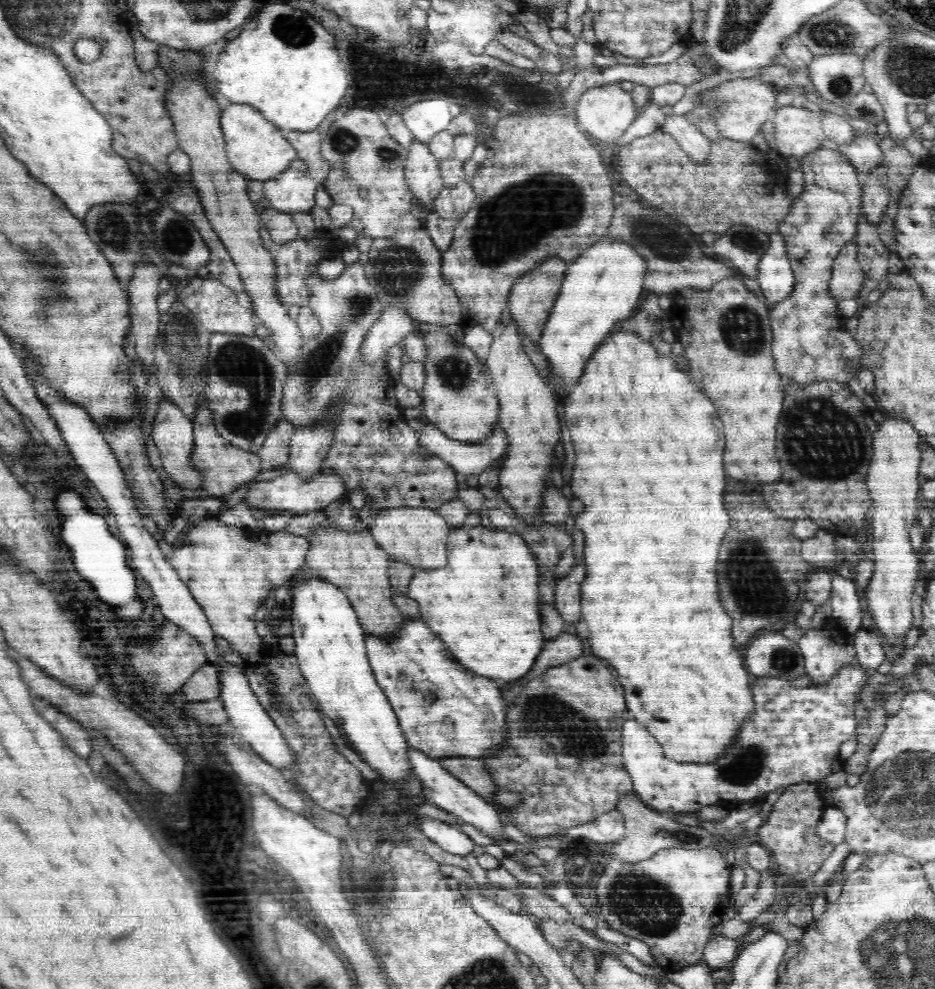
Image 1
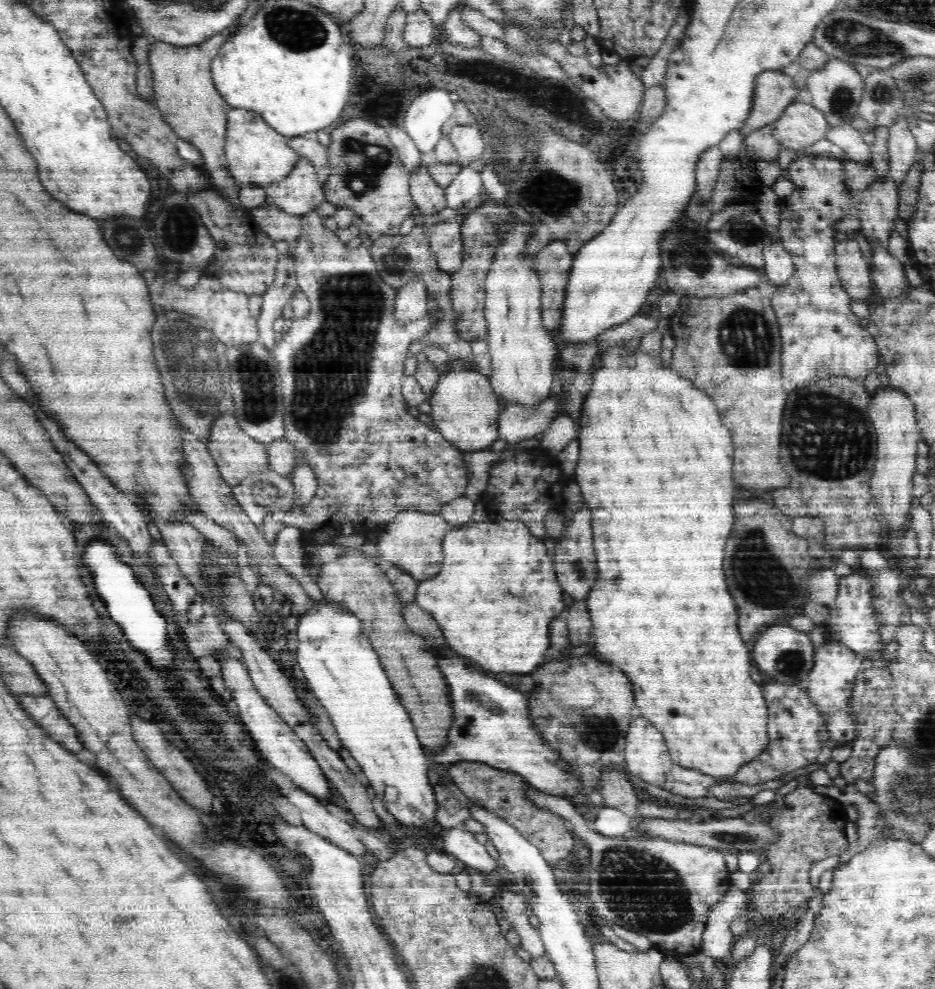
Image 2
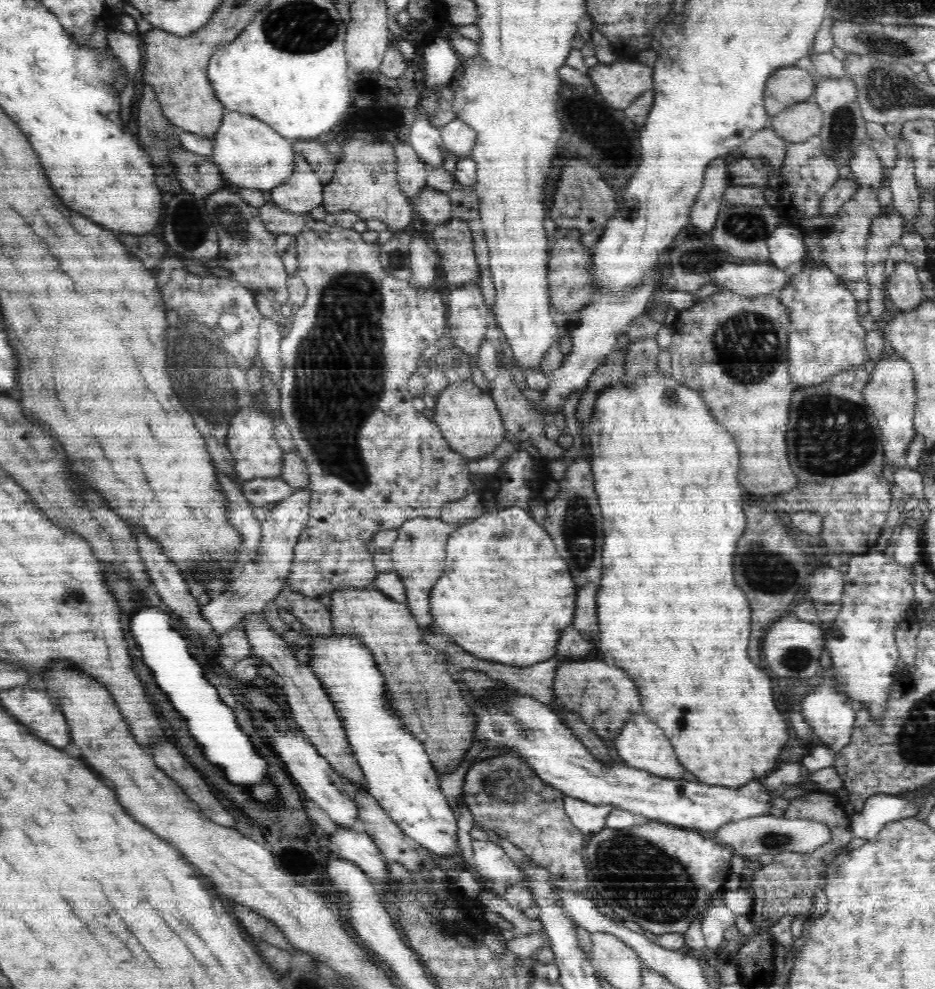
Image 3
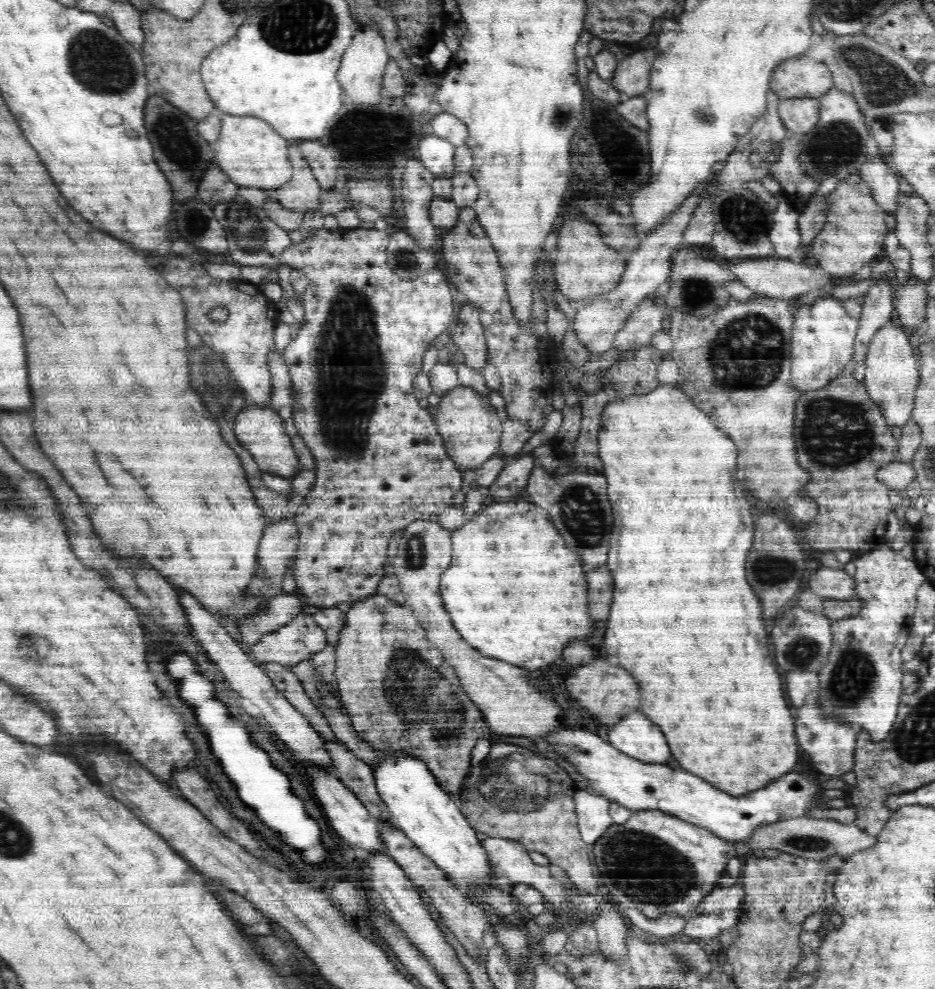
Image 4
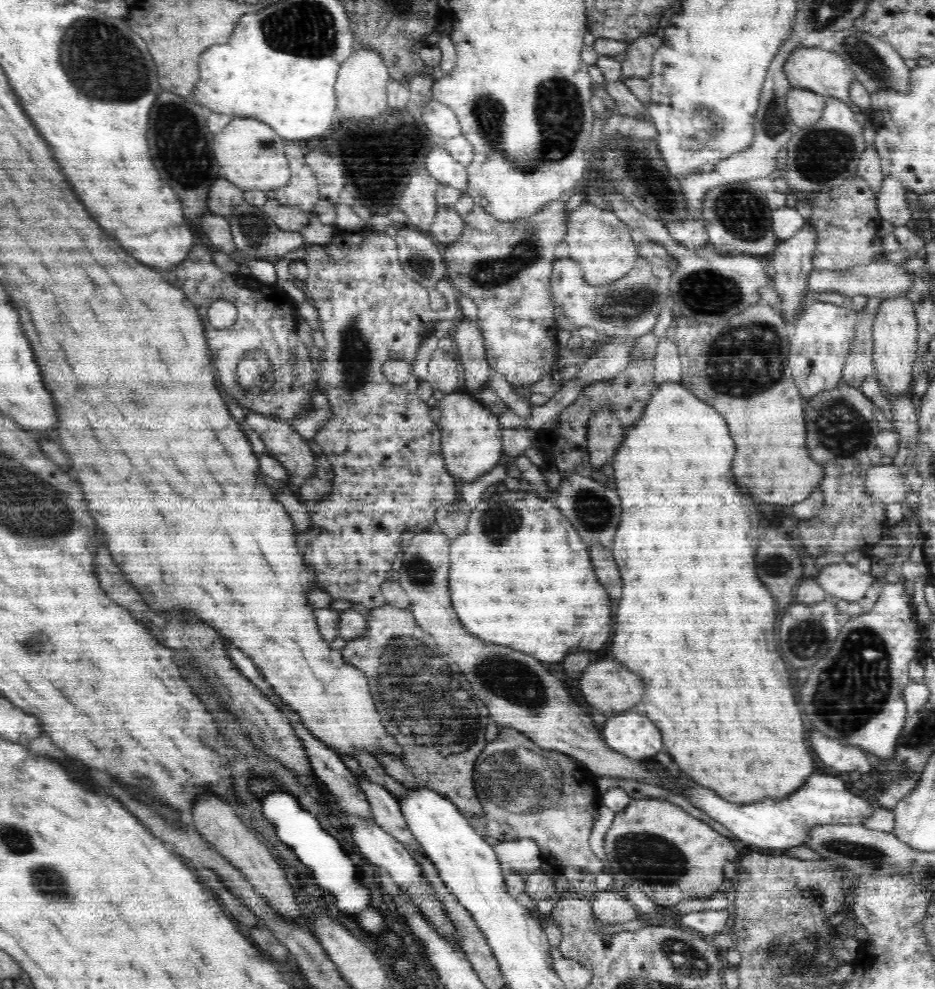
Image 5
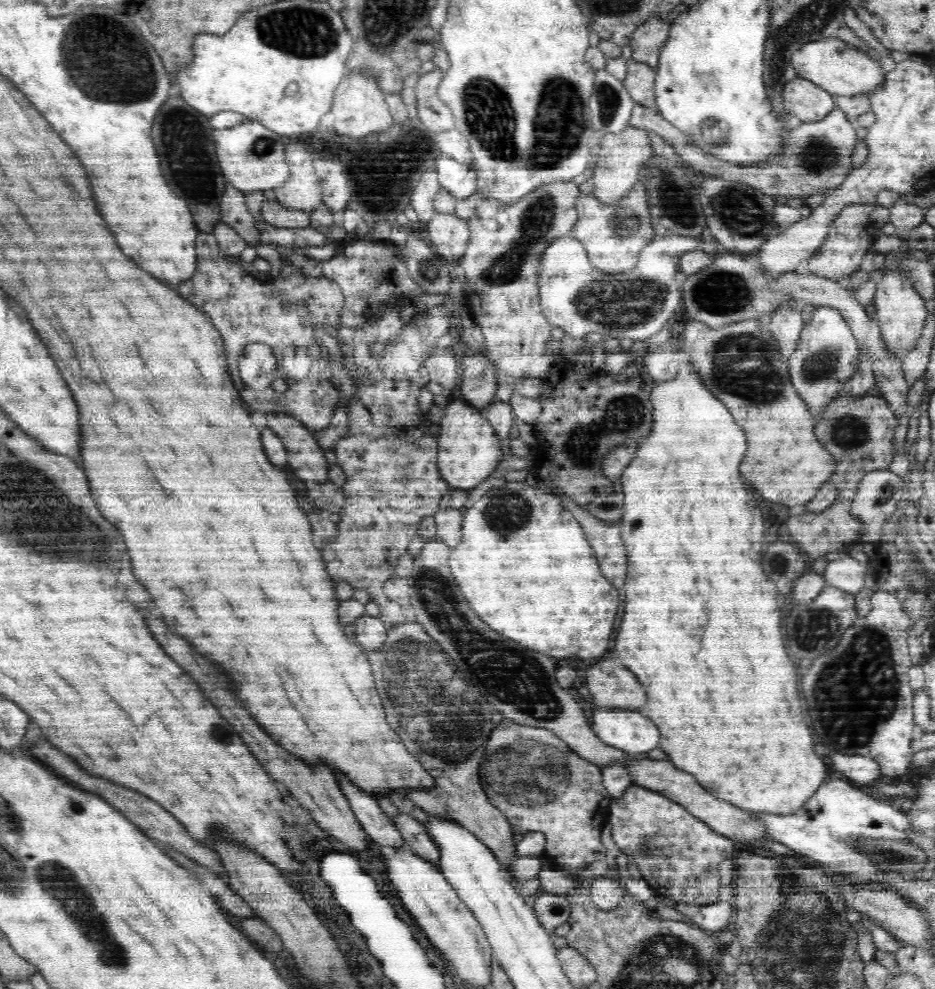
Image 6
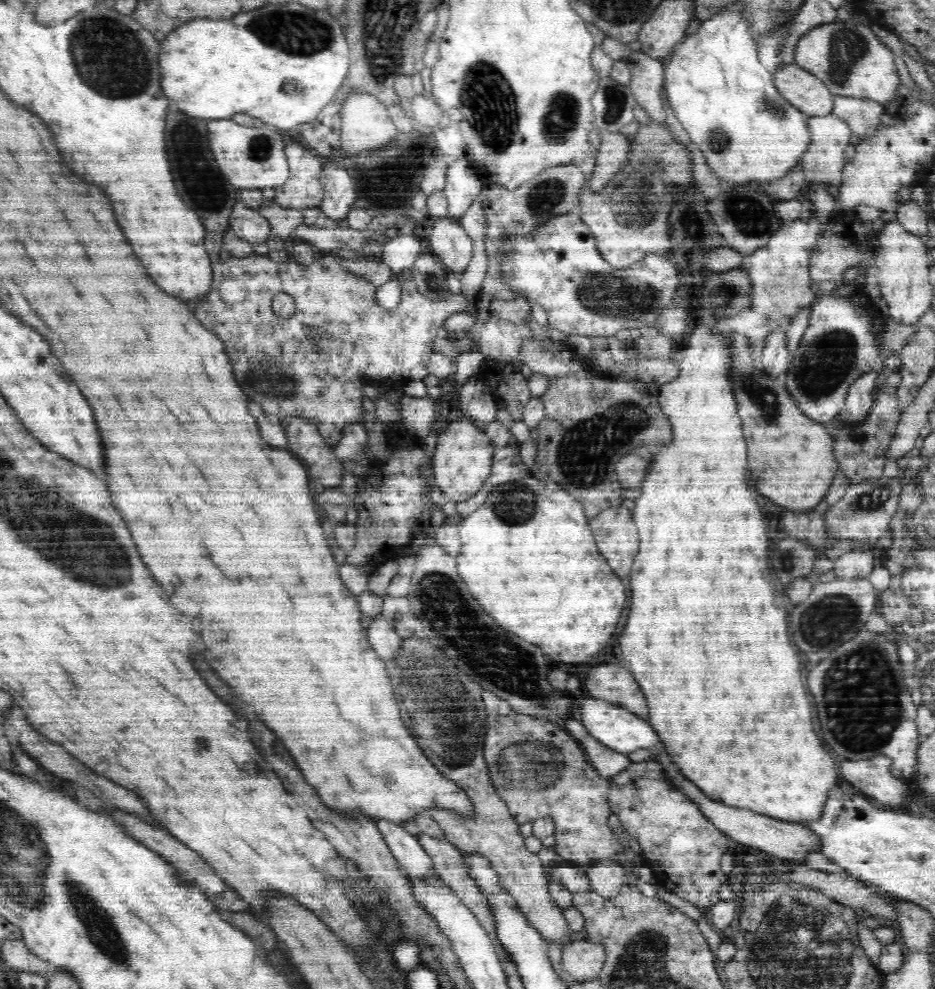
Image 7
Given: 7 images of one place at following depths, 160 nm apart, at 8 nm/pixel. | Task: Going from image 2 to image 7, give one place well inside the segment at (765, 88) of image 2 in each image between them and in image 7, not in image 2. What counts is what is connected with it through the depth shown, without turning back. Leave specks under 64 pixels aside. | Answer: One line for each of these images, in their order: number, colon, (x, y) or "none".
3: (787, 85)
4: (797, 77)
5: (825, 72)
6: (841, 69)
7: (847, 57)

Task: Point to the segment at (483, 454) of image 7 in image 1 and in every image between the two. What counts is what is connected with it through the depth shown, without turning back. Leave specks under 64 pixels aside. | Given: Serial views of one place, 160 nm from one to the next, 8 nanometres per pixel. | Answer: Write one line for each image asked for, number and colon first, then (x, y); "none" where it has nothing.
1: (458, 394)
2: (464, 408)
3: (469, 420)
4: (471, 429)
5: (471, 436)
6: (468, 452)

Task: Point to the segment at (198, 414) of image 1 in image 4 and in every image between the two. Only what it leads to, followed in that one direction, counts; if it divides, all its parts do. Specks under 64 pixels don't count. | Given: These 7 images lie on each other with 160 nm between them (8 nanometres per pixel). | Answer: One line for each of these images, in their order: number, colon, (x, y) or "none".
2: (237, 455)
3: (250, 439)
4: (260, 430)

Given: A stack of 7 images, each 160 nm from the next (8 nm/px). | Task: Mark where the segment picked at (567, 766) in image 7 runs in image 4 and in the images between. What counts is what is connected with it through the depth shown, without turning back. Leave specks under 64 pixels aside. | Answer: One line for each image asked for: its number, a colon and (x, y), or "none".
4: (517, 793)
5: (527, 792)
6: (530, 774)

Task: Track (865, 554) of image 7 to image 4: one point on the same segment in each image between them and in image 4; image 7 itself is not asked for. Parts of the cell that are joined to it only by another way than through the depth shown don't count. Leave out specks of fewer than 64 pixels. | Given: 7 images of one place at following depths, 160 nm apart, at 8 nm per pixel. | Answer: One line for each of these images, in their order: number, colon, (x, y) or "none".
4: (833, 583)
5: (844, 581)
6: (846, 573)

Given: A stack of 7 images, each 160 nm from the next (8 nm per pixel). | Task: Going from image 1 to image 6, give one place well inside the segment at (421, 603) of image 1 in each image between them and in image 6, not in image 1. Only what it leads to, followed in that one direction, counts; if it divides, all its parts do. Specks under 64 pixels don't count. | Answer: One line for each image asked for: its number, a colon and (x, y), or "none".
2: (497, 592)
3: (487, 558)
4: (515, 592)
5: (520, 575)
6: (524, 564)

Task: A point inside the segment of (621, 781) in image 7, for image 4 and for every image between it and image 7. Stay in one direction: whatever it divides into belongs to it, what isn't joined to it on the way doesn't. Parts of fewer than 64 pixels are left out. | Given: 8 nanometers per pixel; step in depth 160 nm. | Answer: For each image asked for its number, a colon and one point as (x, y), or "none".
4: (657, 863)
5: (653, 845)
6: (678, 855)

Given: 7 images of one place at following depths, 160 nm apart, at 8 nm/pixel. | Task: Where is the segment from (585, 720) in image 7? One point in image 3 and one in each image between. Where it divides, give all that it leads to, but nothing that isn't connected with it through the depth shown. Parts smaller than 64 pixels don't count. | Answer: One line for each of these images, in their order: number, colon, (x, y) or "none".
3: (639, 742)
4: (634, 735)
5: (632, 734)
6: (630, 732)

